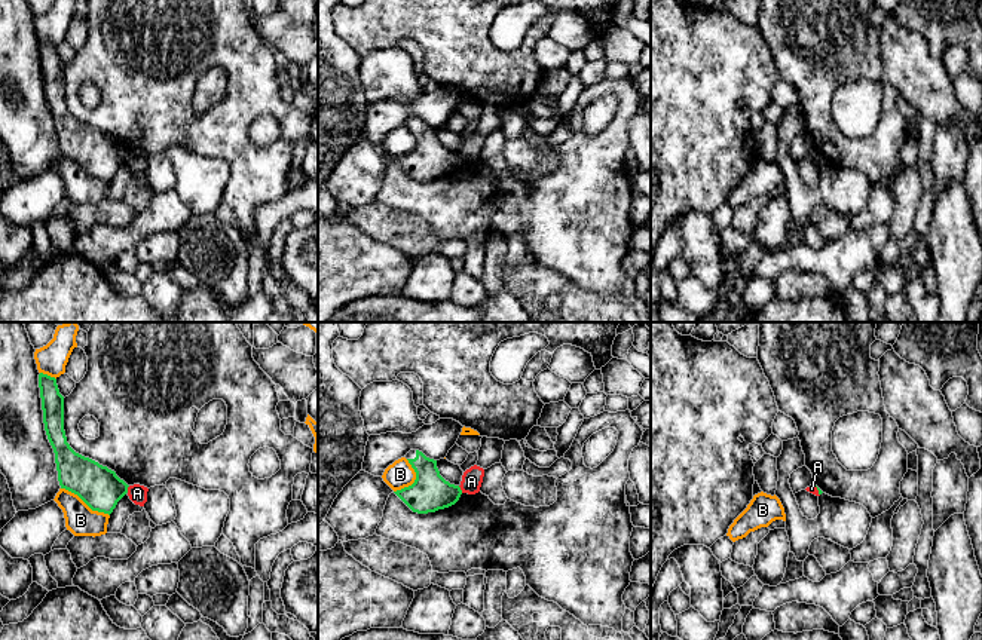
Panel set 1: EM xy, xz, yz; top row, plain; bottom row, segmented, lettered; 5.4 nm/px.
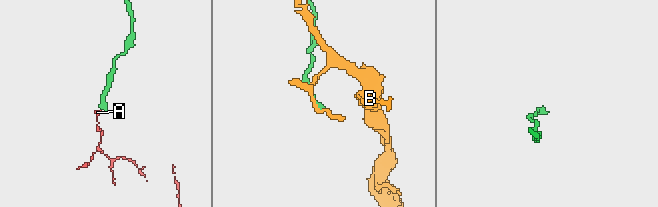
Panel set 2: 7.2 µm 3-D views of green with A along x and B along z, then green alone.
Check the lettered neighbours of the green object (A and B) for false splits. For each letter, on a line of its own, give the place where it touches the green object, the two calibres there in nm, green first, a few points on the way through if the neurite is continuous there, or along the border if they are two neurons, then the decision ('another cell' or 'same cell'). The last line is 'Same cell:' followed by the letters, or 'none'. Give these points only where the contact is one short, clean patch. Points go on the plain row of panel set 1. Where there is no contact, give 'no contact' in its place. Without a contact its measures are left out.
A: xy (127, 156) | 220/100 nm | along xy (129, 153), (127, 159) | another cell
B: xy (85, 170) | 220/170 nm | another cell
Same cell: none

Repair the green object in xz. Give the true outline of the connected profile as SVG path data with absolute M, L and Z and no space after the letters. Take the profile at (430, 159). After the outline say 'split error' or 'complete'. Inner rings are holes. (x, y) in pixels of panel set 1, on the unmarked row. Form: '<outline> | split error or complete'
M416 117L414 126L407 126L416 140L412 153L394 159L413 180L428 181L455 172L462 157L446 148L437 135L437 128Z | complete

